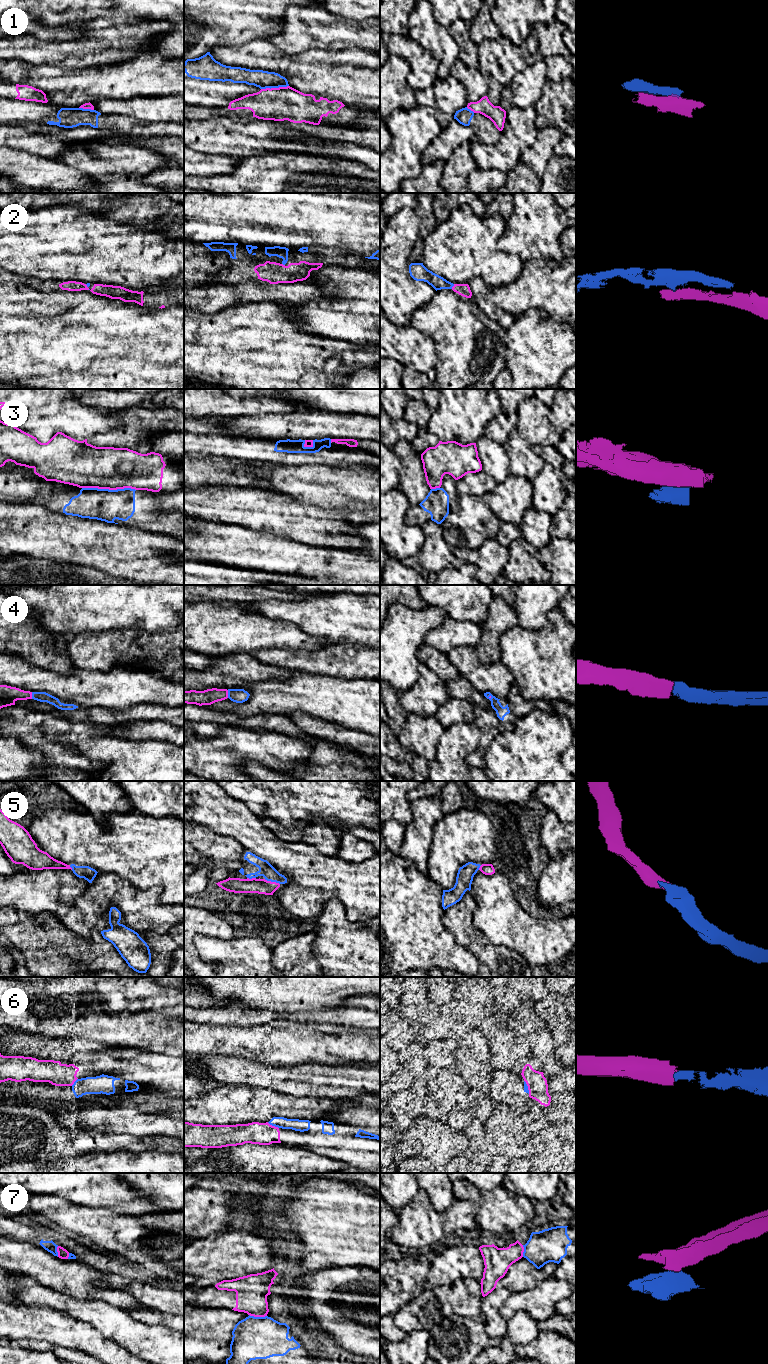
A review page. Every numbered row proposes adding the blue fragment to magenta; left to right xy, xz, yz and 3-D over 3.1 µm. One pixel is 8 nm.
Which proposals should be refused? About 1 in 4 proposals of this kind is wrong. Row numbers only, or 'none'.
1, 3, 7

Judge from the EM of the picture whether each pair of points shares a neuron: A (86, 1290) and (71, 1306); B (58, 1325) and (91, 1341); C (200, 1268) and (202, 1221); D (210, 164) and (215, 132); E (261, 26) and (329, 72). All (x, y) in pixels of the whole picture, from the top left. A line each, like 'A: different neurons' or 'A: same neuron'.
A: different neurons
B: same neuron
C: different neurons
D: different neurons
E: different neurons

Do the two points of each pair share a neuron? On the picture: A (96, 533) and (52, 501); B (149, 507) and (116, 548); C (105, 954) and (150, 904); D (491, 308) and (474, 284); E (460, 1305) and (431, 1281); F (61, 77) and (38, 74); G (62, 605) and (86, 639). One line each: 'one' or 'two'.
A: two
B: two
C: two
D: one
E: two
F: one
G: two

